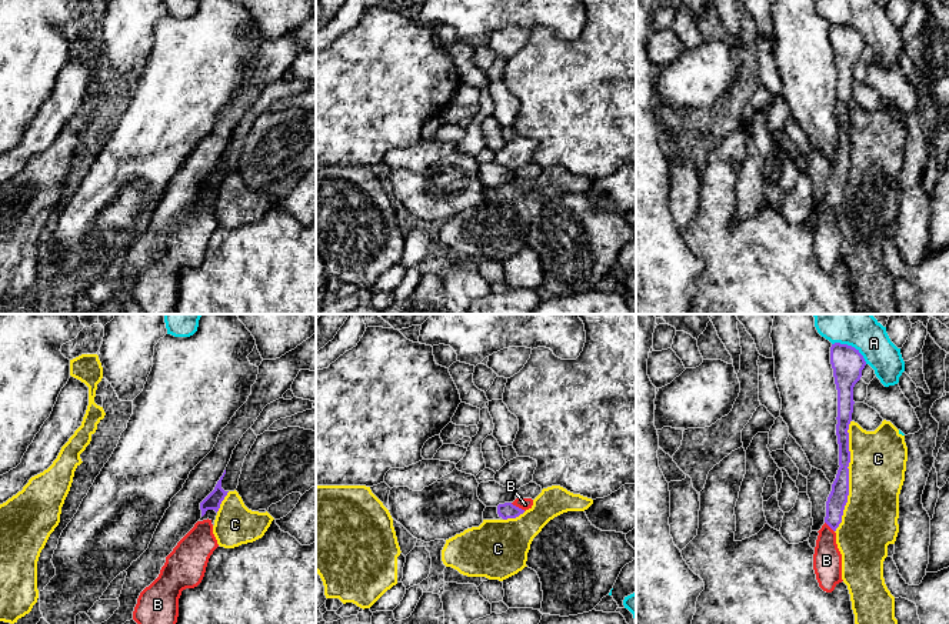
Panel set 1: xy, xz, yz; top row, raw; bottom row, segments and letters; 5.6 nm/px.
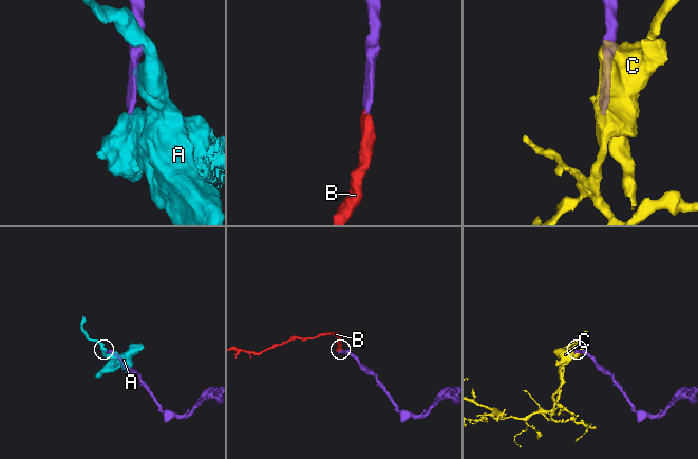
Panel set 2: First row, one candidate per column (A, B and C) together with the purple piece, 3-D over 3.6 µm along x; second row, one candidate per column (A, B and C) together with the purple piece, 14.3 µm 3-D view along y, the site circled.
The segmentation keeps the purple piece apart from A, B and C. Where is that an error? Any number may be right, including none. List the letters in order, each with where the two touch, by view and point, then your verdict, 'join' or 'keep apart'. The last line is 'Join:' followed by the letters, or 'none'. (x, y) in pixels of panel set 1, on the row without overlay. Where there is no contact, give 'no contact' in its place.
A: meets purple in yz at (851, 26); keep apart
B: meets purple in xz at (518, 187); join
C: meets purple in yz at (848, 156); keep apart
Join: B

